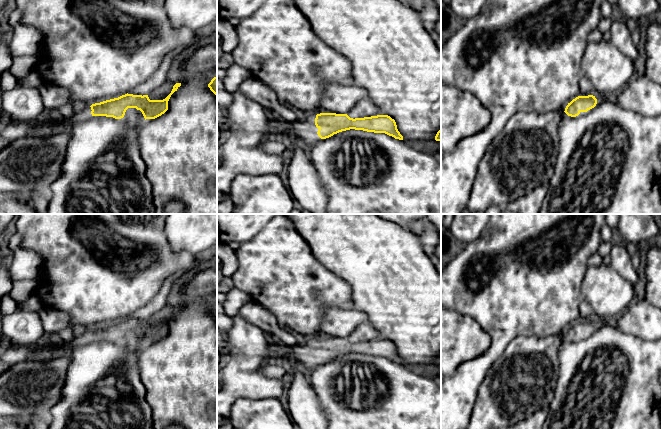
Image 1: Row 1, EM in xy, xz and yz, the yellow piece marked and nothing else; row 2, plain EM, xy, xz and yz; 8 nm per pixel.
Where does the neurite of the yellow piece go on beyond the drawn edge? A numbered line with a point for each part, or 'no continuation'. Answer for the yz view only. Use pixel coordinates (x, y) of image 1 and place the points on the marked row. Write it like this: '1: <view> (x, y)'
no continuation

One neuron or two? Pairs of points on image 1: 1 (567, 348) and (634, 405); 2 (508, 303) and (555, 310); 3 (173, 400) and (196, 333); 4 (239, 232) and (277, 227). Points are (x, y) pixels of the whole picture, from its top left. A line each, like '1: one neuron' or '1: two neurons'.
1: one neuron
2: one neuron
3: one neuron
4: two neurons

